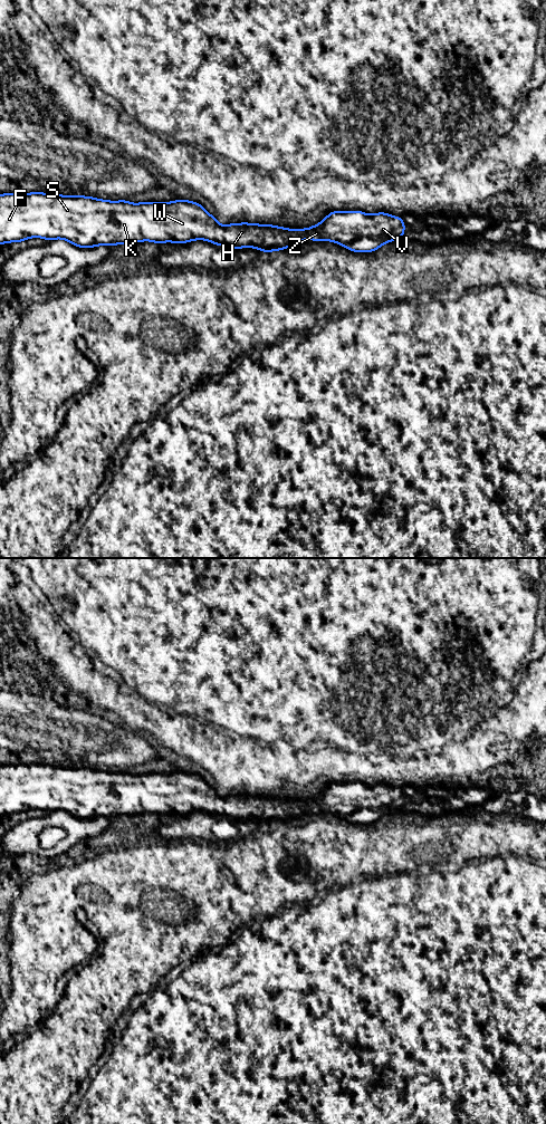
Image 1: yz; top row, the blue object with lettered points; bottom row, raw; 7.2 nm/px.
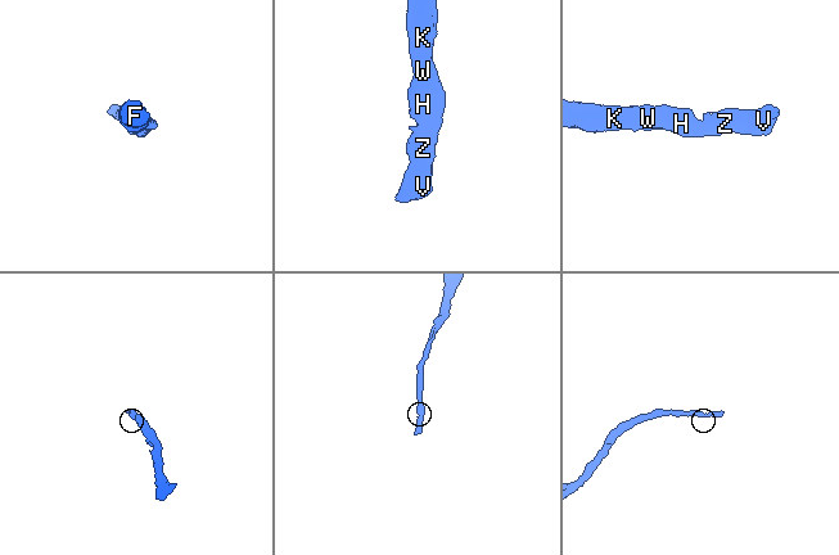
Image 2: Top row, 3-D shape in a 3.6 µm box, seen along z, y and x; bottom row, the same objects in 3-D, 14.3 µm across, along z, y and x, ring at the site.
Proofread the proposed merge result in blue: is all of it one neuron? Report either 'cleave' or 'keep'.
keep

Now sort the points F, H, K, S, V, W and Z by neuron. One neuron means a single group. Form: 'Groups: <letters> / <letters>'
Groups: F H K S V W Z

